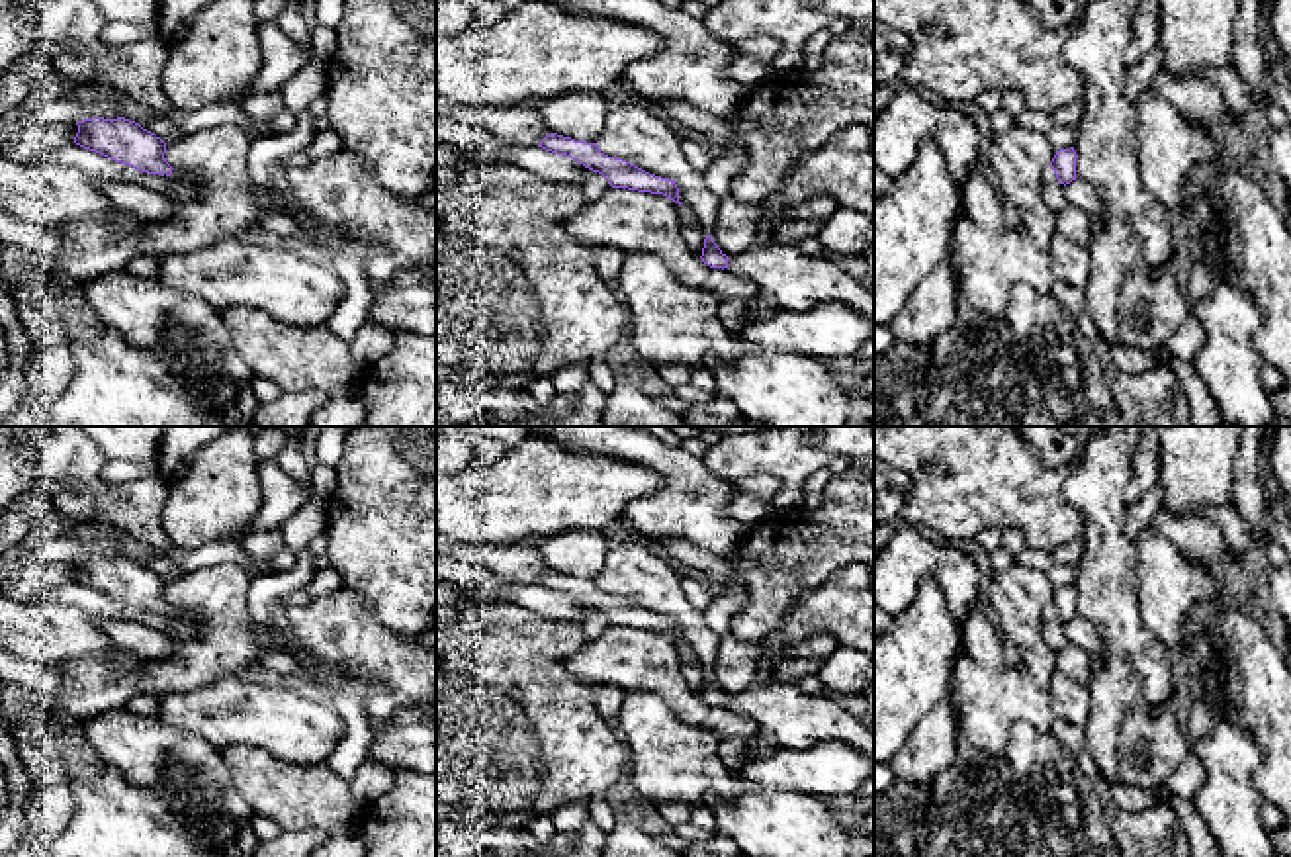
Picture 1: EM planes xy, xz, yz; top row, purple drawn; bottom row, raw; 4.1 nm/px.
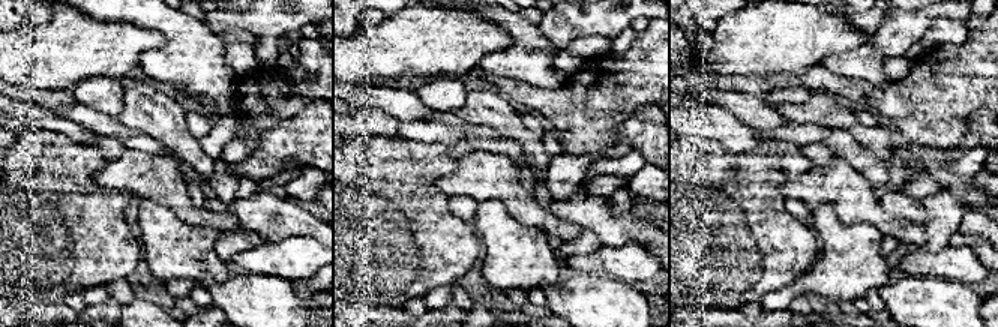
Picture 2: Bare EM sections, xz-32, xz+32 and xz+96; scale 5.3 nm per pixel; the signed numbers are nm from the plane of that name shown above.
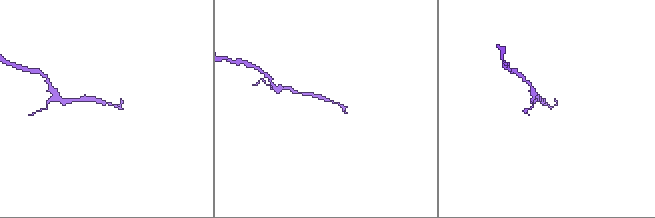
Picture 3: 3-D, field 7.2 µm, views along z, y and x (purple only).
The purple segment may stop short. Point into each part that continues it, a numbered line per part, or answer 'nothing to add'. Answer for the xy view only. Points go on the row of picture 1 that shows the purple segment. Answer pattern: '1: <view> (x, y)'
nothing to add

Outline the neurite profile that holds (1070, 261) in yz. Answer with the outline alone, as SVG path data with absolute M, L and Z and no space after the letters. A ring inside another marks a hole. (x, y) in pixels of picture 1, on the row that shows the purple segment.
M1054 233L1048 252L1056 280L1084 290L1091 268L1090 248L1074 243L1060 233Z

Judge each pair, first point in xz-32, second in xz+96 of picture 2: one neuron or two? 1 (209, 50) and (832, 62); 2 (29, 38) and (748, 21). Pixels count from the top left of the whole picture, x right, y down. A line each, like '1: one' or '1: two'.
1: one
2: one

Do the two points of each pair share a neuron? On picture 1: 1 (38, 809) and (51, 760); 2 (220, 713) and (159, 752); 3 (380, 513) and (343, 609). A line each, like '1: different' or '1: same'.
1: same
2: different
3: different

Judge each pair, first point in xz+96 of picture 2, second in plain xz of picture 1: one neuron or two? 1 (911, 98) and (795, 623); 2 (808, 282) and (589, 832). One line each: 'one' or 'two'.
1: two
2: two

